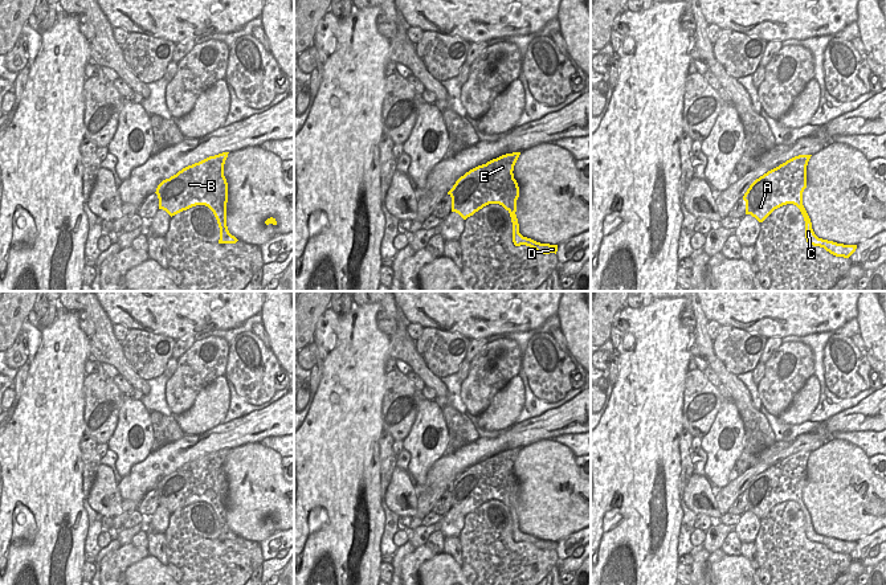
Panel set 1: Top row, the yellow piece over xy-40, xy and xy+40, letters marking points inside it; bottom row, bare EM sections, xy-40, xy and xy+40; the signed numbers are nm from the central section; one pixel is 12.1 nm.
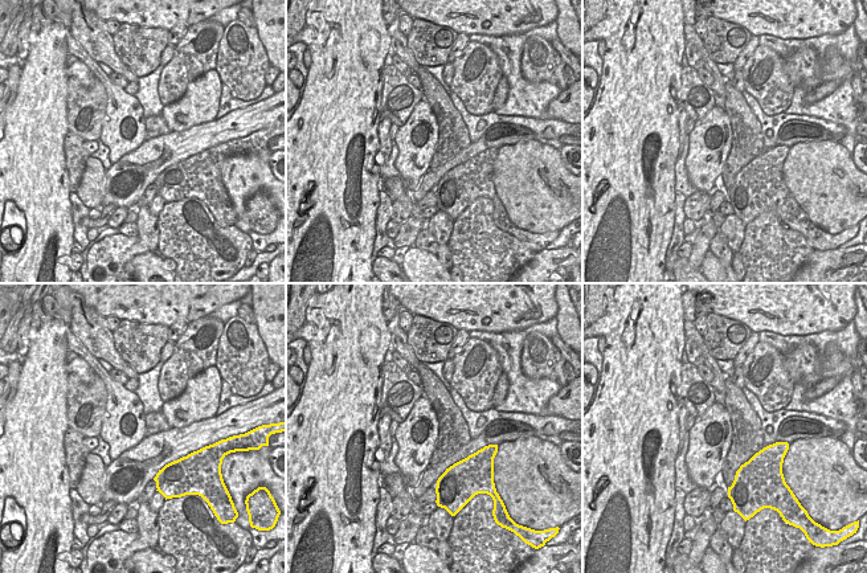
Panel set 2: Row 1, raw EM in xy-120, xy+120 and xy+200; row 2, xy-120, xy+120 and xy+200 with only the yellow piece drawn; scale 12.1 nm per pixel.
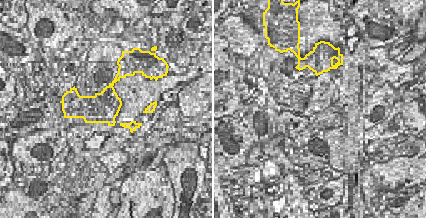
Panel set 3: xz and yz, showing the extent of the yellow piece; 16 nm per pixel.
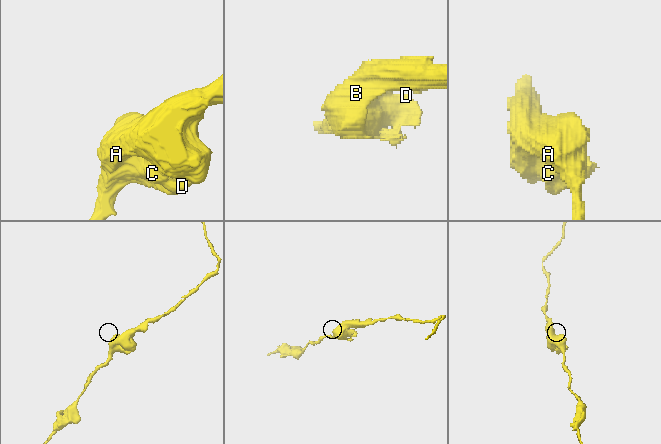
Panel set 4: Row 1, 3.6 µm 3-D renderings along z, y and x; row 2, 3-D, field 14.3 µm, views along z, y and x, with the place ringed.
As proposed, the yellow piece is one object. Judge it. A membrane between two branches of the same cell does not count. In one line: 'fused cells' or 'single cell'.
single cell

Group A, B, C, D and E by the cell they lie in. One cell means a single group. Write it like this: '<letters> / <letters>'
A B C D E

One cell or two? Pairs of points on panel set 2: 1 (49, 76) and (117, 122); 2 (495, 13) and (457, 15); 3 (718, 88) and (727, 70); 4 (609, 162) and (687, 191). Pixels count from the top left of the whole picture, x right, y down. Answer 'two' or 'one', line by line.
1: two
2: one
3: two
4: two

